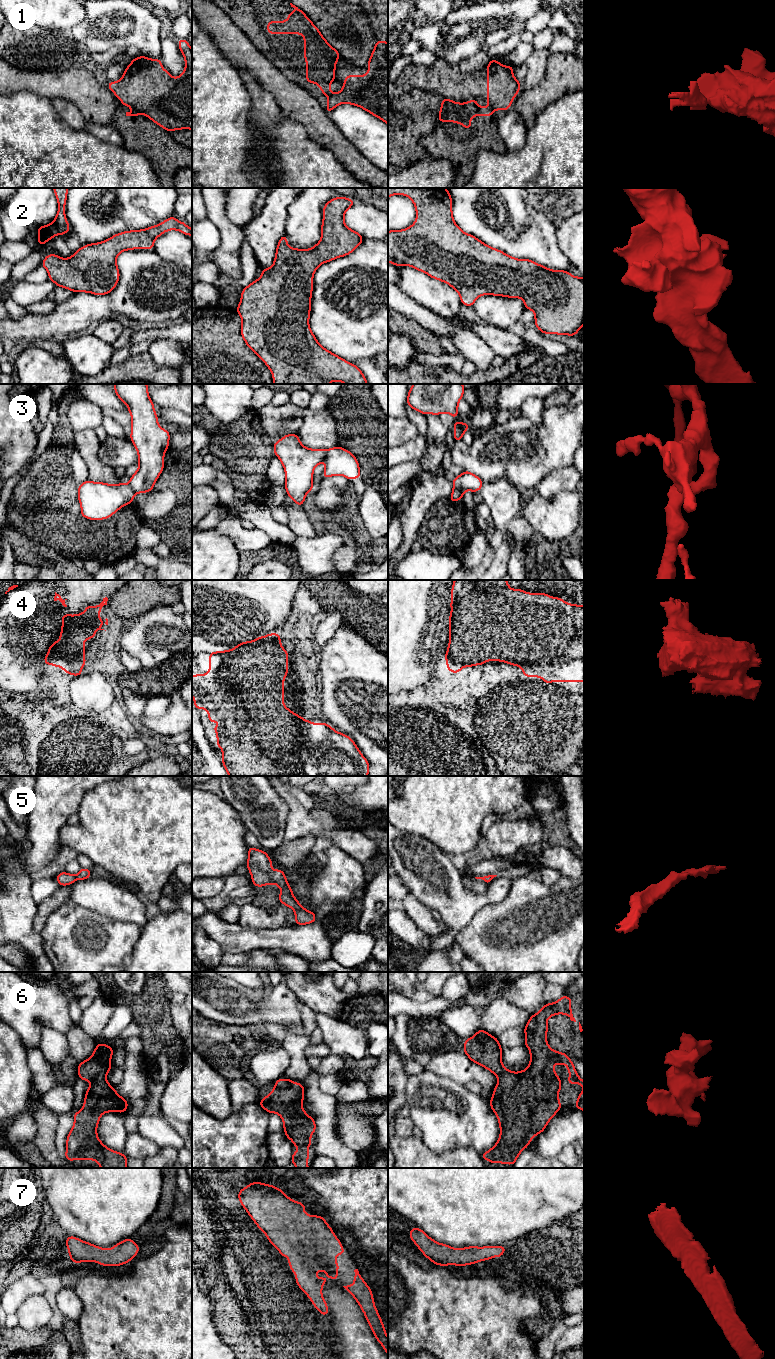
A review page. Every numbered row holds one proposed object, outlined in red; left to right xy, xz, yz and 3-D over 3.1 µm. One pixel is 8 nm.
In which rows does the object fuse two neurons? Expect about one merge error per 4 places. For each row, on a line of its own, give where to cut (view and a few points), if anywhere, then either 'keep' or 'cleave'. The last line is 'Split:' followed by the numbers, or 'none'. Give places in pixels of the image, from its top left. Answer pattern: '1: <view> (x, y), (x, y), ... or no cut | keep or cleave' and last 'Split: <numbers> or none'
1: yz (489, 107), (492, 111) | cleave
2: no cut | keep
3: xz (327, 449), (323, 460) | cleave
4: no cut | keep
5: no cut | keep
6: no cut | keep
7: no cut | keep
Split: 1, 3

